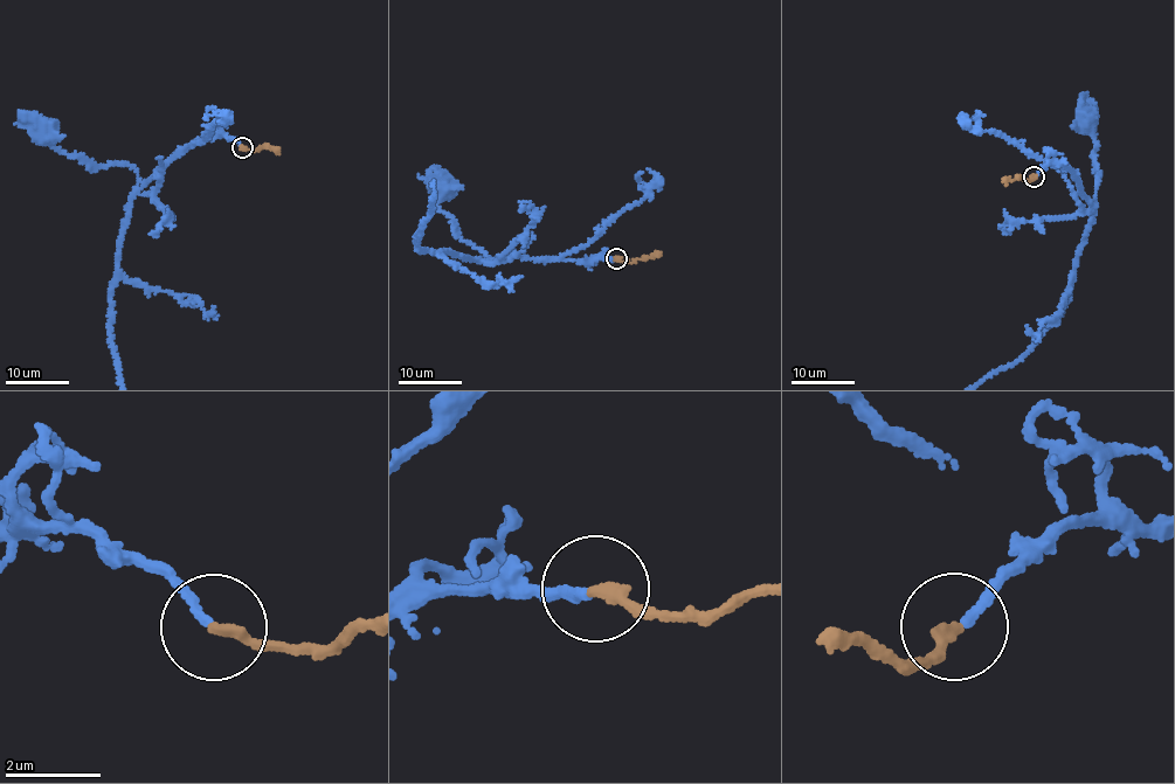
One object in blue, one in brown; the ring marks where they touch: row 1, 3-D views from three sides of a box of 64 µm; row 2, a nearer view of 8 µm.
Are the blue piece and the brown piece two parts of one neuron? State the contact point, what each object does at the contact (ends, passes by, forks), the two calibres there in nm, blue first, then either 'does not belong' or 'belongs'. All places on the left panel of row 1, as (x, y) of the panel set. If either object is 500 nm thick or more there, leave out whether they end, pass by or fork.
at (242, 147); blue ends there; brown ends there; 190 nm thick on the blue side, 240 nm on the other; belongs

